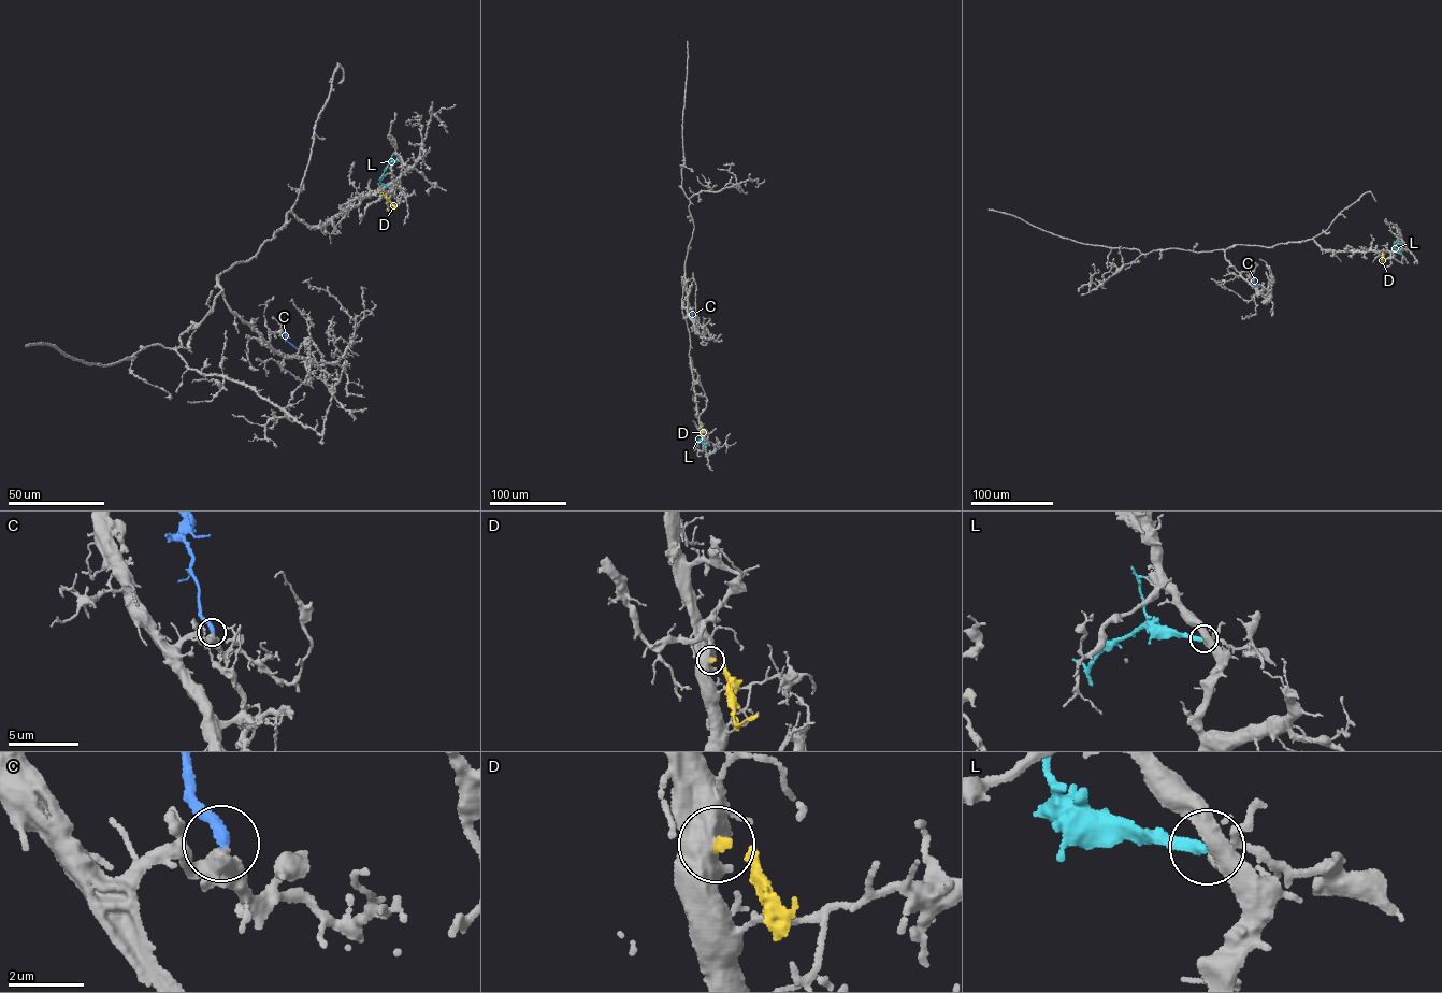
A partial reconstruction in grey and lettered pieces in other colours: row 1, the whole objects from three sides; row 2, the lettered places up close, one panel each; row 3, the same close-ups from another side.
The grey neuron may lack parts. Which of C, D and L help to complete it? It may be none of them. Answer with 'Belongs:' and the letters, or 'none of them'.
Belongs: C

